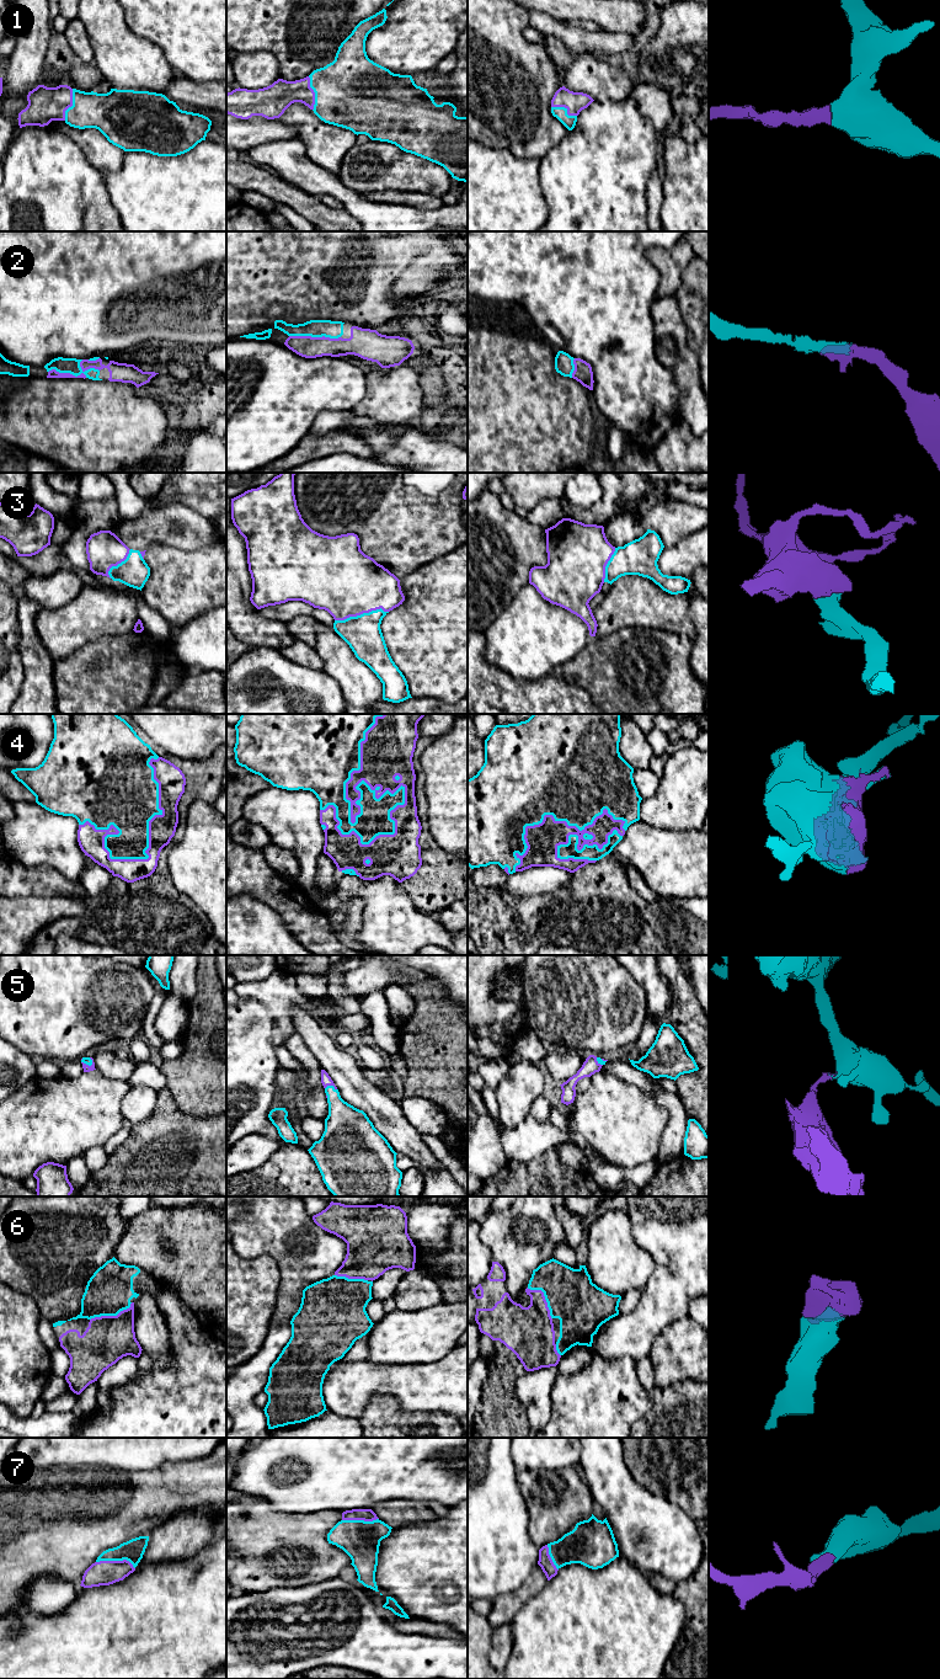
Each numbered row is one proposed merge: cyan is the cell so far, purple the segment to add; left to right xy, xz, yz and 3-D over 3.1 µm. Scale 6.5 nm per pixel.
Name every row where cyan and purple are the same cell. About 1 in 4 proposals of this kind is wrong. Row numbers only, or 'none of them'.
1, 2, 3, 4, 5, 6, 7

